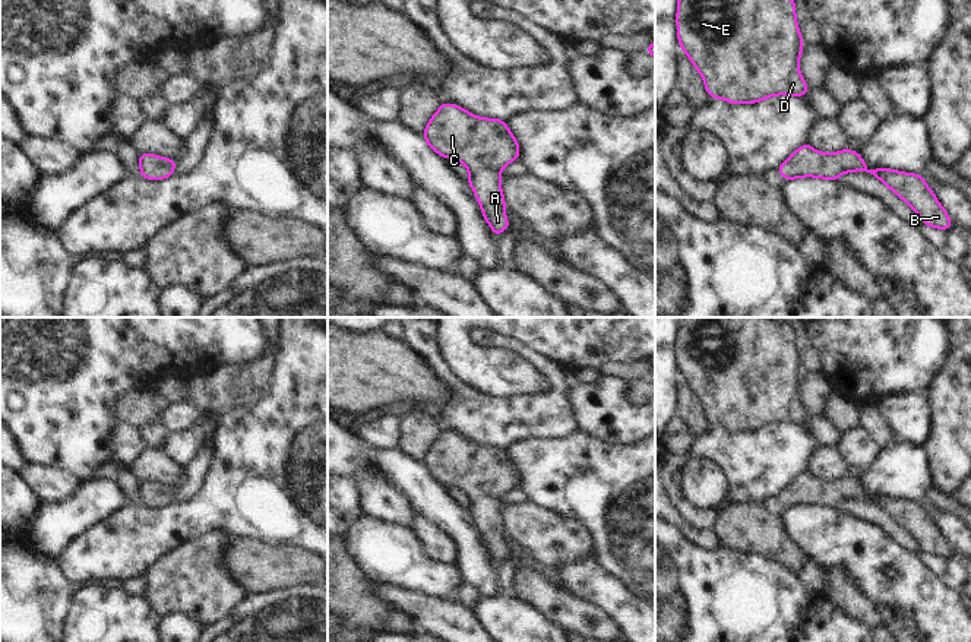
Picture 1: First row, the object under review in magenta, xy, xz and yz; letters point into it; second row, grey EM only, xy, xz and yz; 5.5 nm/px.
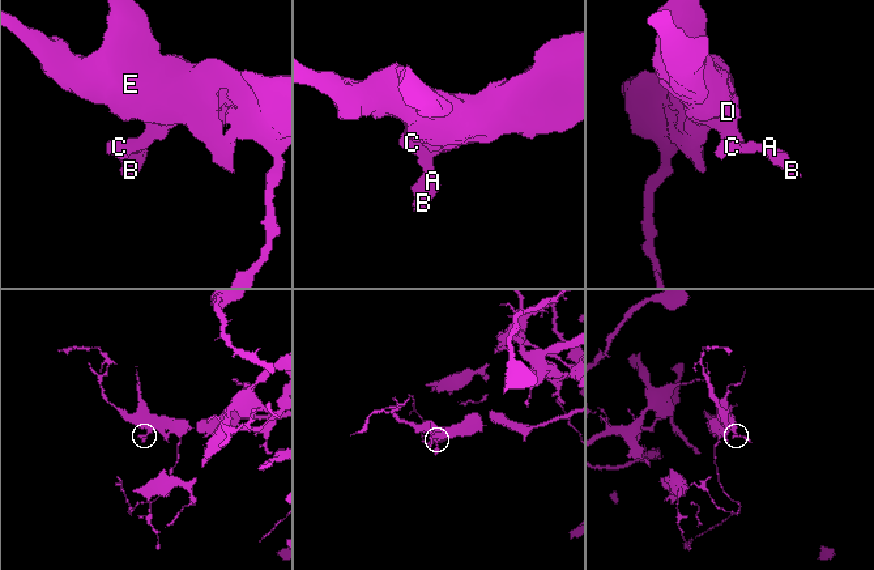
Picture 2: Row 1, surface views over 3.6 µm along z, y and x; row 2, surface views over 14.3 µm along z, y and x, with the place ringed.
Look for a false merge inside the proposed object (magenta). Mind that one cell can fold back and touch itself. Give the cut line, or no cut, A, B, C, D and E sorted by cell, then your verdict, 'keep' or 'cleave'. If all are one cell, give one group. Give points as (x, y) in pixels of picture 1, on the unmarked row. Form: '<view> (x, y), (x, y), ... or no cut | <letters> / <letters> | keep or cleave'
no cut | A B C D E | keep

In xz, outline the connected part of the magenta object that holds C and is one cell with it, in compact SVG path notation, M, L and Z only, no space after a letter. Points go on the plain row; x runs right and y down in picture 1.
M442 430L423 464L428 474L446 486L464 490L483 543L494 564L510 556L500 515L502 497L519 487L519 471L499 446L480 446L466 437Z

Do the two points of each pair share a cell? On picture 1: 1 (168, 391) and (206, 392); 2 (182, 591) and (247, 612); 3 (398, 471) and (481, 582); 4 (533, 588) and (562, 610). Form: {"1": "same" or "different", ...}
{"1": "different", "2": "different", "3": "same", "4": "same"}

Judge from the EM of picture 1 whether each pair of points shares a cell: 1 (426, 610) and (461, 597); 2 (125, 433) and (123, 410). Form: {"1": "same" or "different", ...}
{"1": "different", "2": "different"}

